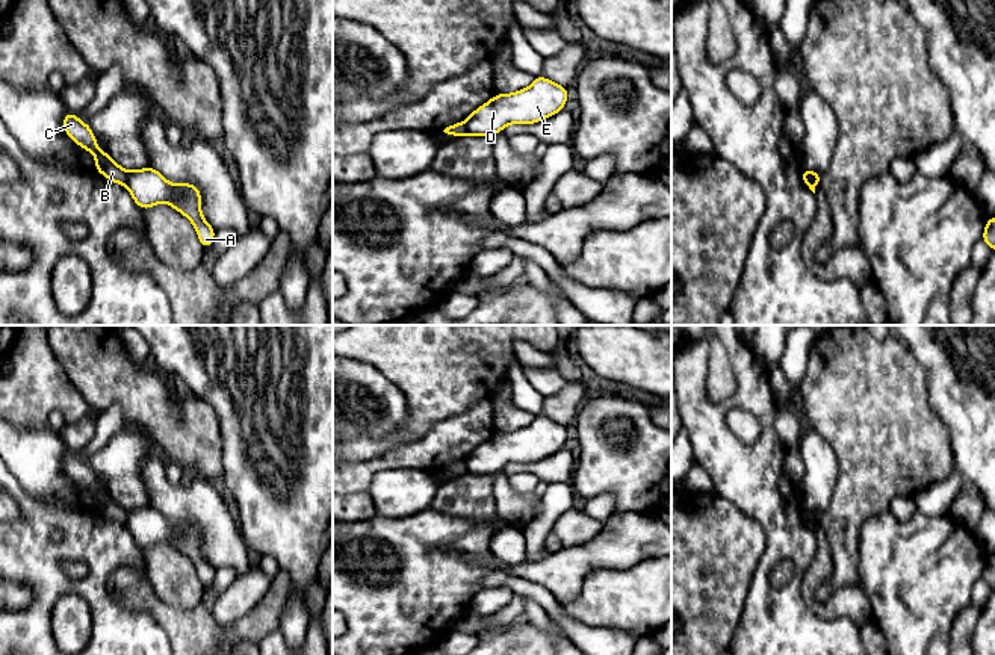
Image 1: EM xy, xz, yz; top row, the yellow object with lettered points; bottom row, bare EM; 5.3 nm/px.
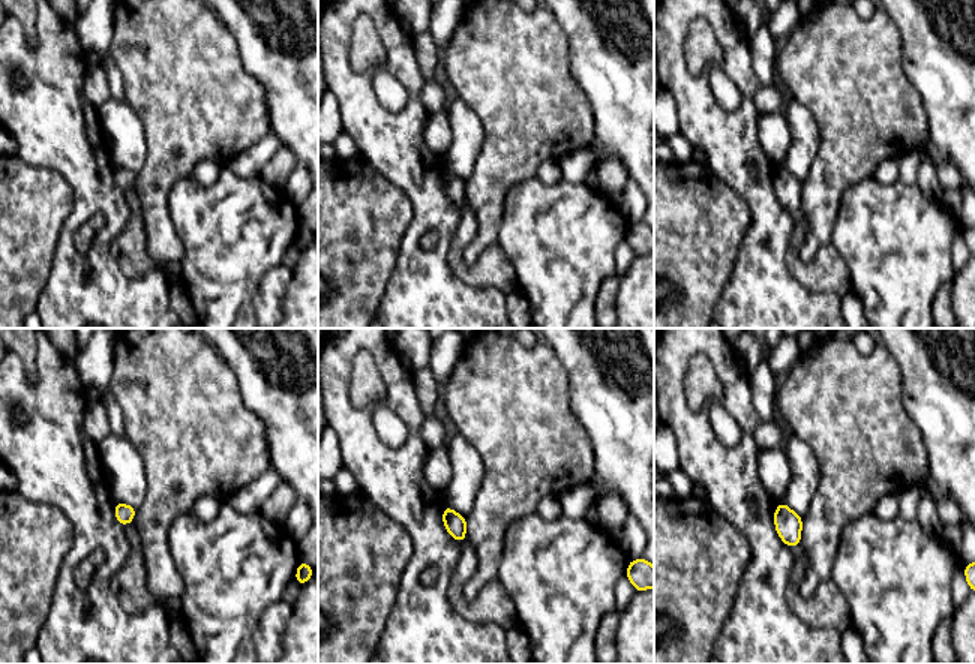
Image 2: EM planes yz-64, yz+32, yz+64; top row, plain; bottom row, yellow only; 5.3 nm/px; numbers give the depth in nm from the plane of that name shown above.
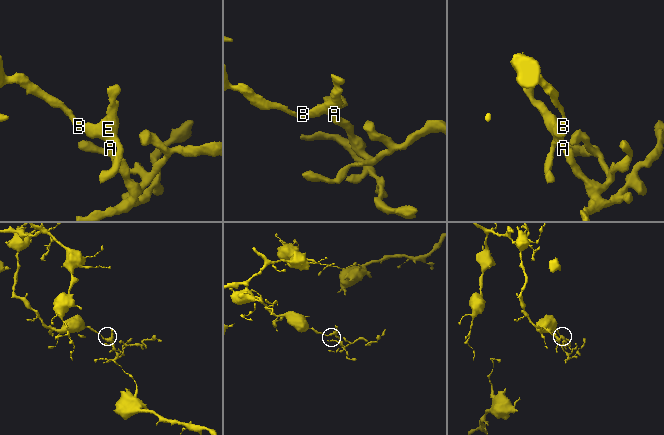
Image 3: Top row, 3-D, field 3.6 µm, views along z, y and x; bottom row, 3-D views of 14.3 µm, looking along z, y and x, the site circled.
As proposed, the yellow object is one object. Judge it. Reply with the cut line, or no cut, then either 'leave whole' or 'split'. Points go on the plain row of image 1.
cut xy (129, 510), (124, 522); split

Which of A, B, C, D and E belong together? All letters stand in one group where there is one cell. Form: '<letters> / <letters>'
A D E / B C

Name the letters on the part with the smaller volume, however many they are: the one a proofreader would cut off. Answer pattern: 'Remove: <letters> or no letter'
Remove: A, D, E

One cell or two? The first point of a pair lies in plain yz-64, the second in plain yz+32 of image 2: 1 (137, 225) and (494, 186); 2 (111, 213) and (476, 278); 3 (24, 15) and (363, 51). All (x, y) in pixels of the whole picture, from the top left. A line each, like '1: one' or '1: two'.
1: two
2: two
3: one

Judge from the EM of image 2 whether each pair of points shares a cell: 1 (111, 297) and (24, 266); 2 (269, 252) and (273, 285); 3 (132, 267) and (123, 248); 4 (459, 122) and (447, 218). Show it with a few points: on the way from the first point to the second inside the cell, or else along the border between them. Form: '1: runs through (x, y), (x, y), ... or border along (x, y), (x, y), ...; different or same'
1: border along (56, 240), (51, 269), (35, 308); different
2: border along (281, 263), (264, 275), (254, 299); different
3: runs through (132, 263), (132, 257), (128, 252); same
4: border along (443, 162), (446, 168); different

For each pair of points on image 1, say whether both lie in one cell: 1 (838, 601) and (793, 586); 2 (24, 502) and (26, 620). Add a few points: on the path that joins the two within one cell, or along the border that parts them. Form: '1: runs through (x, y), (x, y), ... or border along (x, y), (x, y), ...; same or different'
1: border along (817, 554), (802, 581); different
2: runs through (37, 531), (40, 592); same

